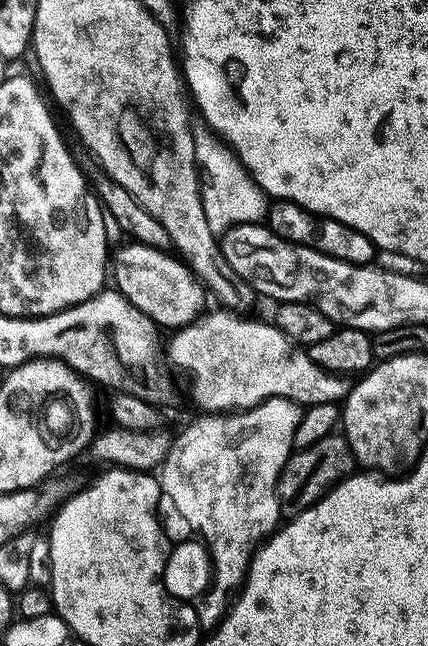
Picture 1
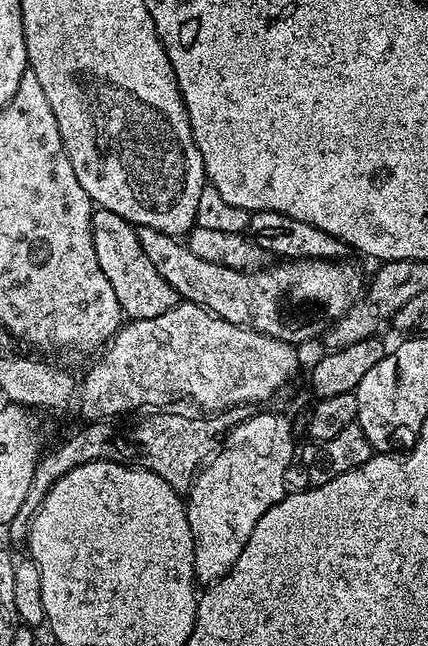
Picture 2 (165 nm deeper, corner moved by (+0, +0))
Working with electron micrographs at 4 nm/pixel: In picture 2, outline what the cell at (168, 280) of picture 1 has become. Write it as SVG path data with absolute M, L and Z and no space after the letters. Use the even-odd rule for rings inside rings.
M97 207L92 213L92 241L94 254L98 254L98 266L102 266L102 274L110 282L114 290L114 298L118 298L118 306L125 317L133 320L142 318L158 318L158 314L166 314L178 303L175 290L154 270L154 265L146 254L142 254L142 246L138 246L136 228L110 210Z

